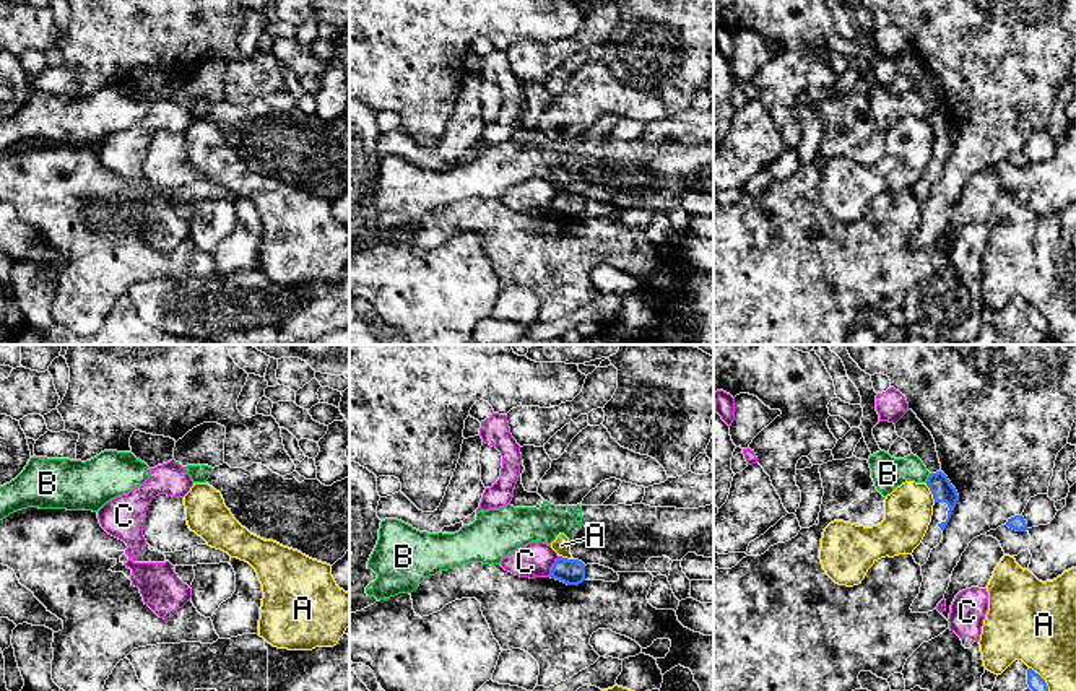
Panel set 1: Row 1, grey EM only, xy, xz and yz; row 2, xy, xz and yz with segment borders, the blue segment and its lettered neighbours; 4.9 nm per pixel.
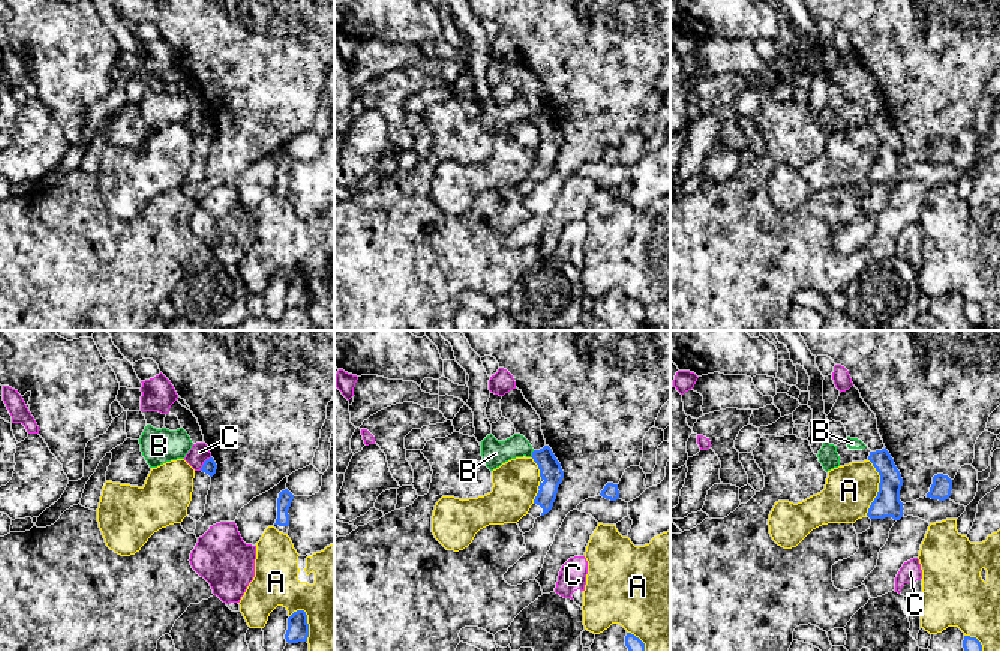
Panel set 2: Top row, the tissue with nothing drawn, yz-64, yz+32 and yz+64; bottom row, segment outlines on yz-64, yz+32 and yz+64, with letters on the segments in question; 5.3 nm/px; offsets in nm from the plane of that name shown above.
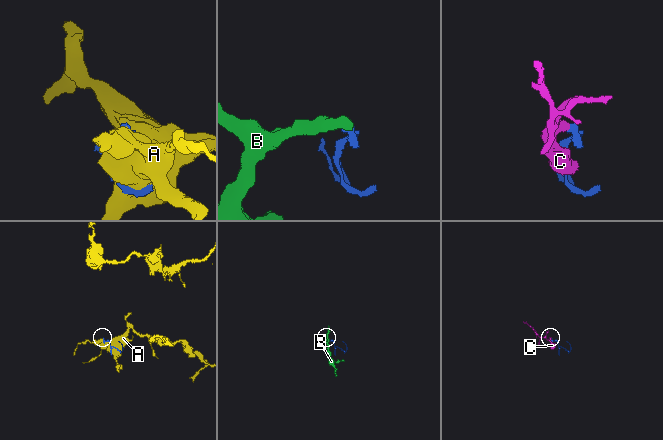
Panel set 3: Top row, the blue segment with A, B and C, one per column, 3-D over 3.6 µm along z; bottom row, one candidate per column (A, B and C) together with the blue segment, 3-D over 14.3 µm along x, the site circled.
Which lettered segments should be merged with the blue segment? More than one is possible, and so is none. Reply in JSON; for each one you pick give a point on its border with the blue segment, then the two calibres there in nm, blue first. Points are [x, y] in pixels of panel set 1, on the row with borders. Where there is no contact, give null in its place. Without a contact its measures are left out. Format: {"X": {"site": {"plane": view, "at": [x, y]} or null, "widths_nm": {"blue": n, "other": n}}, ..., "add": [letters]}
{"add": []}

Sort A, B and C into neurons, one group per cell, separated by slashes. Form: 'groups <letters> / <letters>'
groups A / B / C

